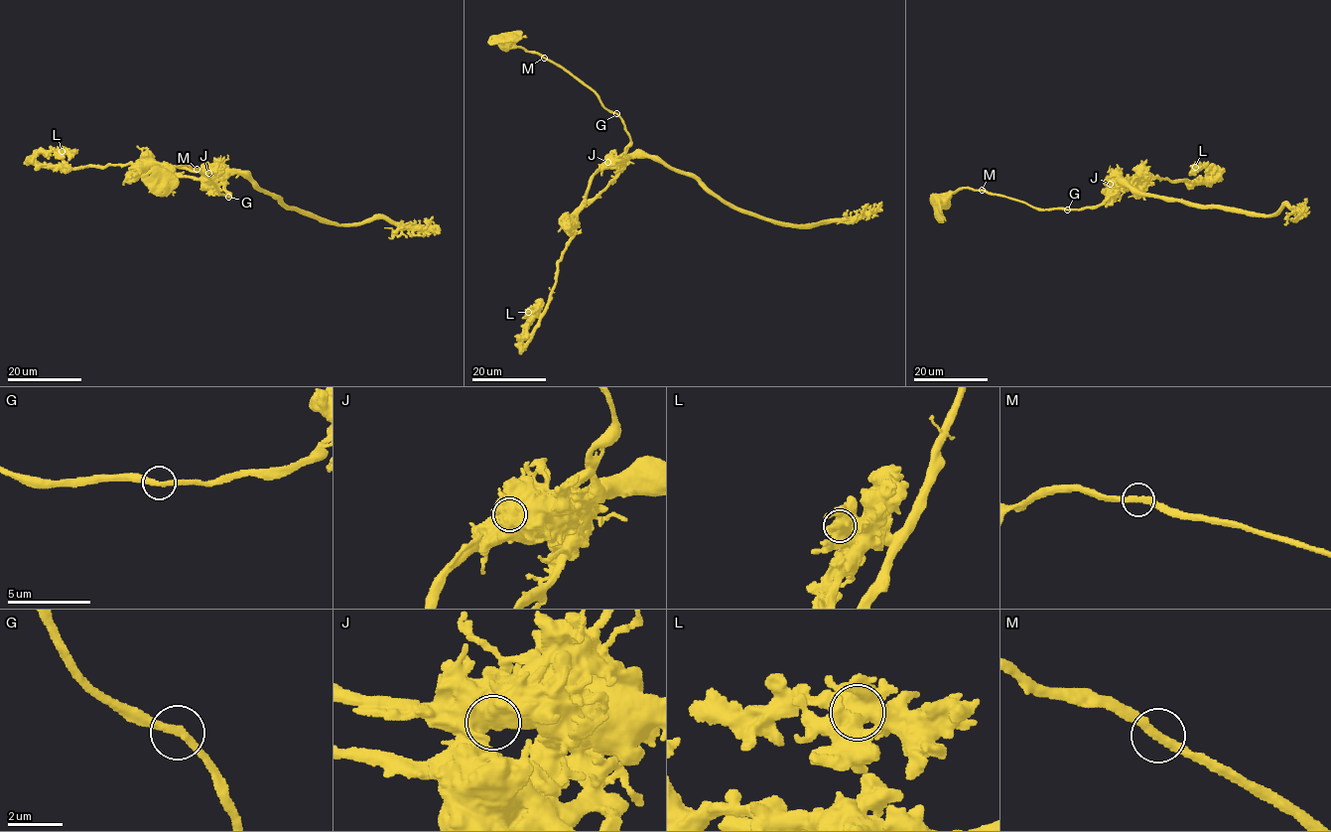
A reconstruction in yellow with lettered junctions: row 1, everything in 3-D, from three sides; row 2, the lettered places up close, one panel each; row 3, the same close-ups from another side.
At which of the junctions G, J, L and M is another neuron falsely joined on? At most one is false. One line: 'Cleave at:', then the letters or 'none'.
Cleave at: J

